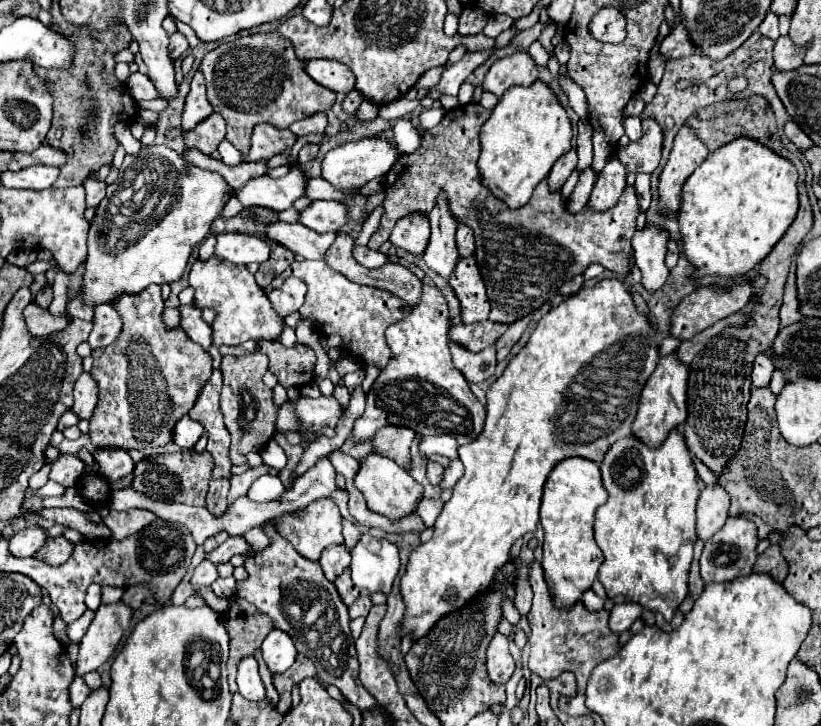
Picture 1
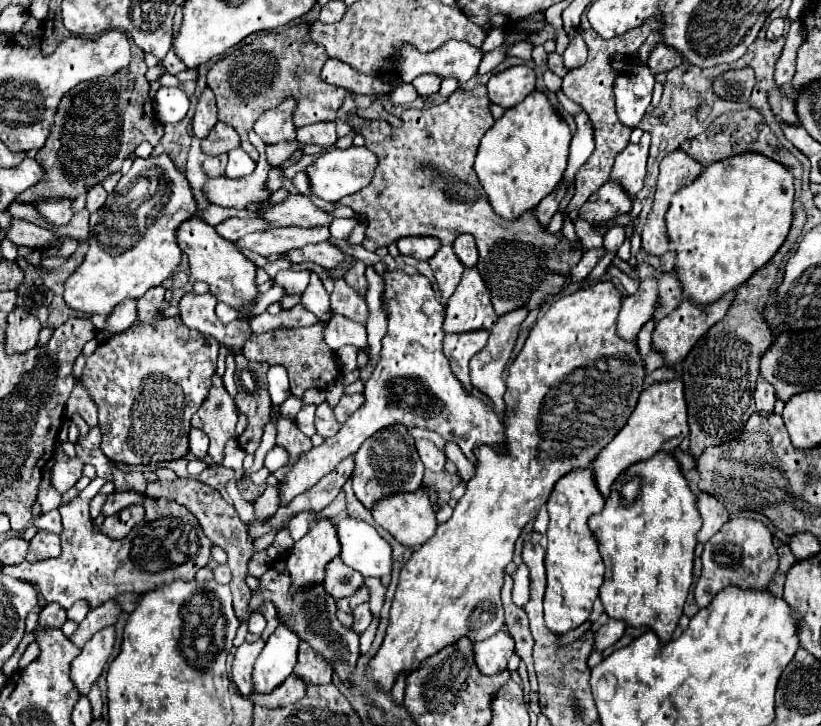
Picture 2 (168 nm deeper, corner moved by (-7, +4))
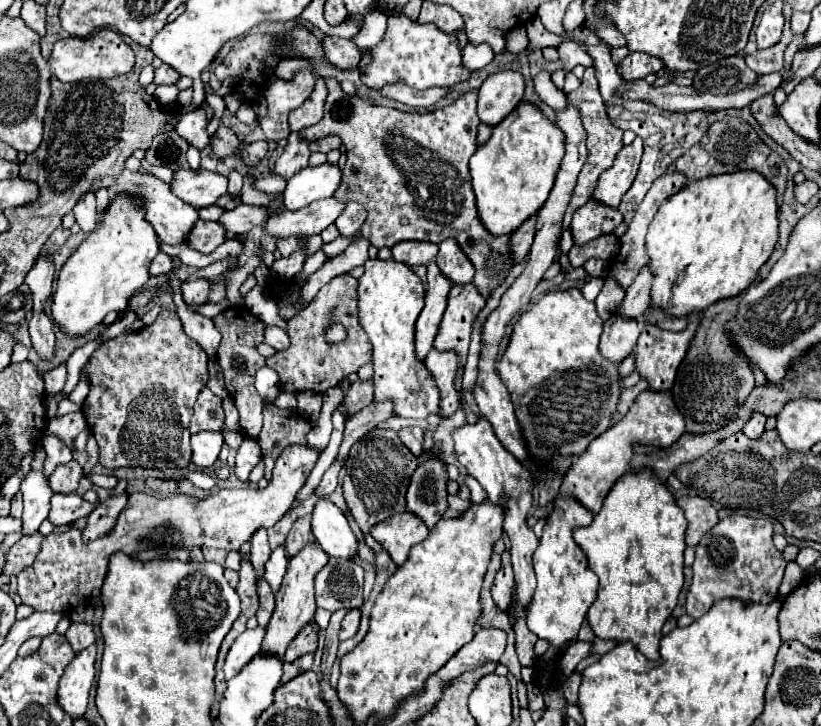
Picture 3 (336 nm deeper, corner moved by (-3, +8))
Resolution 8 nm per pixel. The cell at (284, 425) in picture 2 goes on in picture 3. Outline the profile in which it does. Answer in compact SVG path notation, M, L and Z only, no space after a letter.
M266 405L263 409L263 425L258 435L258 443L264 453L266 479L272 477L272 467L278 455L288 445L306 445L306 435L310 431L310 421L296 410L280 409L276 405Z

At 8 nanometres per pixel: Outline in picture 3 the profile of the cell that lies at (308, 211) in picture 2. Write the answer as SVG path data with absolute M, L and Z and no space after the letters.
M238 205L234 211L226 211L220 219L220 223L230 231L230 233L248 233L252 227L264 225L268 219L270 209L260 207L260 205Z

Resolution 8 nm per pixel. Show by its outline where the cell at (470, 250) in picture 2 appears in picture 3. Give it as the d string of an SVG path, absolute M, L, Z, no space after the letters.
M452 239L440 243L436 263L452 283L470 283L474 277L474 265L468 261L468 257L464 257L464 251Z

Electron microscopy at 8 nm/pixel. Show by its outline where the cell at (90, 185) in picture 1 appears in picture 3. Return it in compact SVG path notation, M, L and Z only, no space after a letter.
M84 193L84 197L80 197L80 201L74 205L74 215L82 231L90 233L96 227L96 195Z

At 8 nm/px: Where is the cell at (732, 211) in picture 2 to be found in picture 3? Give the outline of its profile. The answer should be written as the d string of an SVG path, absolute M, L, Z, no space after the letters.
M740 171L722 173L720 177L704 177L704 181L692 181L684 185L678 193L662 201L658 213L654 215L646 245L650 255L650 269L656 279L652 285L652 305L660 307L666 315L684 317L692 311L704 311L708 305L724 299L736 297L740 291L748 289L756 279L758 269L768 261L778 241L778 203L776 187L760 173Z

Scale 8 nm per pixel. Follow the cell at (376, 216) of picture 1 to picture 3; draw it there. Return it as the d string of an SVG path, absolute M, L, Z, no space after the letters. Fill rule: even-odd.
M350 273L334 277L328 285L324 285L324 289L320 289L320 293L304 311L300 311L288 321L290 347L284 351L276 351L272 357L266 359L266 365L278 373L280 387L284 391L324 393L326 389L338 385L344 377L356 373L362 365L372 361L372 345L364 329L360 329L360 321L358 321L356 281L358 279L352 277ZM332 321L340 321L346 327L348 331L346 341L328 343L324 339L324 327Z

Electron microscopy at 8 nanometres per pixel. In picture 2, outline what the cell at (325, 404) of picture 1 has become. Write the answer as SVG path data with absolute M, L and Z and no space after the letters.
M342 395L340 403L334 409L334 415L338 419L338 423L344 423L360 405L364 403L364 395Z

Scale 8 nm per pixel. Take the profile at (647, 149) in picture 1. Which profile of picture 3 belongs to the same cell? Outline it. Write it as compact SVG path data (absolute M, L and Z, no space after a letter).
M636 137L630 145L624 145L620 149L614 165L600 175L592 197L596 201L616 209L638 173L640 157L642 157L642 139Z

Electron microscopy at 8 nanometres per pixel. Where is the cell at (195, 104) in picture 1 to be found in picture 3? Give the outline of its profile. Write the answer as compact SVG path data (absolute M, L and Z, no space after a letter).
M198 107L196 111L184 113L176 125L176 133L180 133L180 137L184 137L190 145L198 147L200 151L210 143L208 131L206 131L208 119L206 119L206 111L202 107Z

